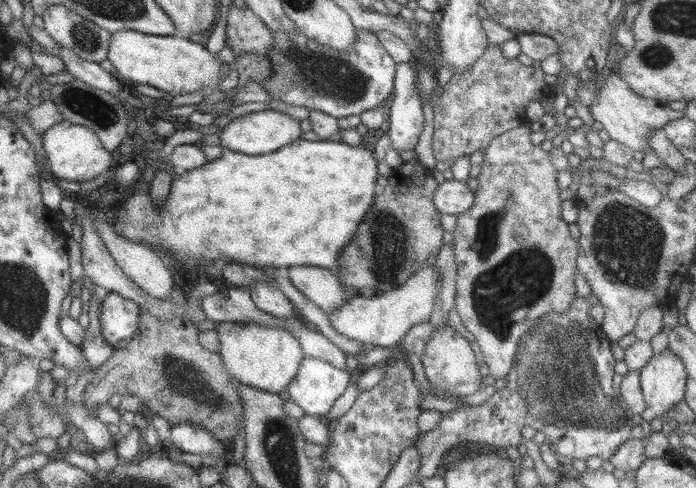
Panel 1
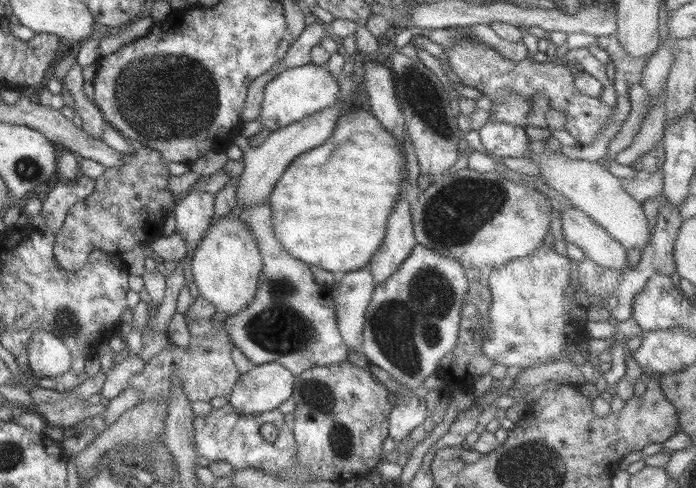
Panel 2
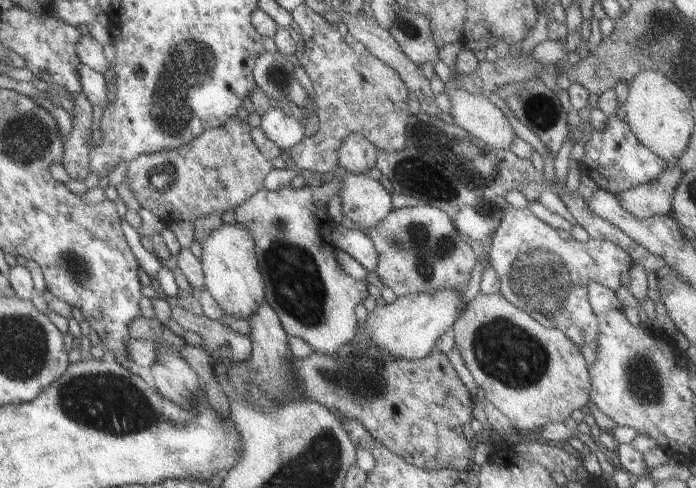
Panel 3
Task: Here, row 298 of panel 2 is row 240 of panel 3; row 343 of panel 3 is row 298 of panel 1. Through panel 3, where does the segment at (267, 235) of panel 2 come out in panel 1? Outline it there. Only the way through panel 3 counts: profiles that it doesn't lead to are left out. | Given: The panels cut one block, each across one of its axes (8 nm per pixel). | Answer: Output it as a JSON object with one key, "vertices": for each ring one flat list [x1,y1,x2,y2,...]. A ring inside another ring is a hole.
{"vertices":[[317,266,287,267,289,282,299,290,313,306,323,310,326,315,335,312,345,302,345,288,335,275]]}

